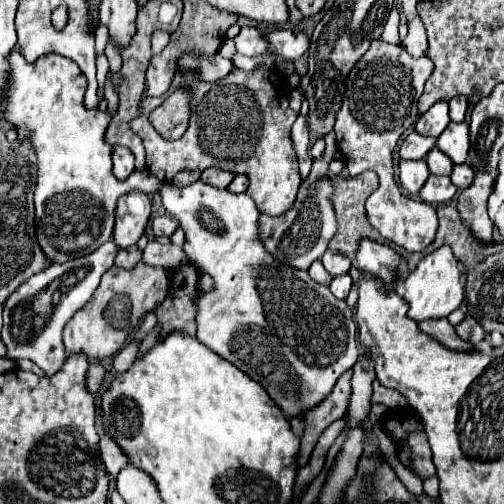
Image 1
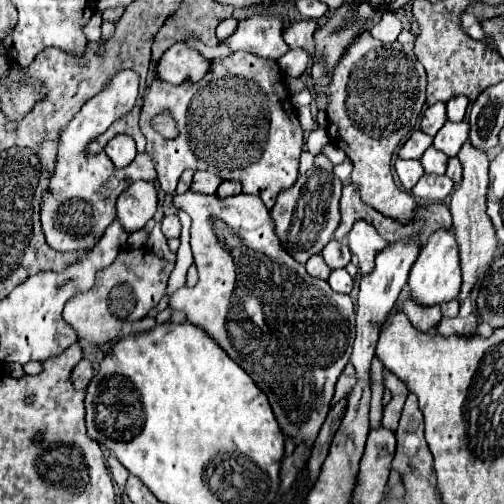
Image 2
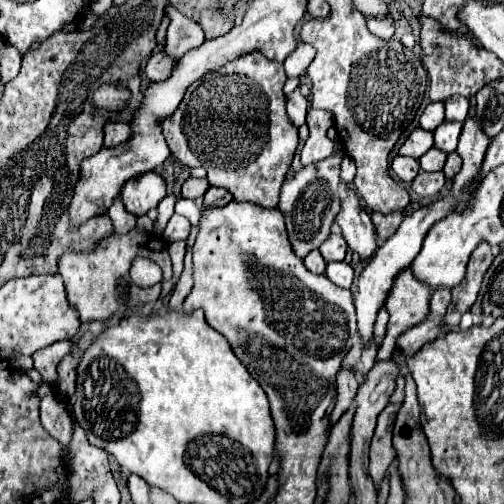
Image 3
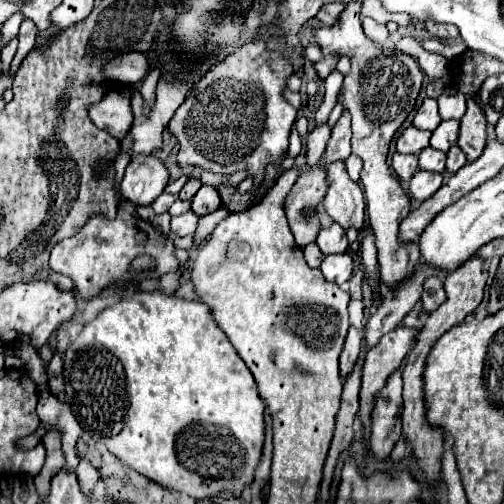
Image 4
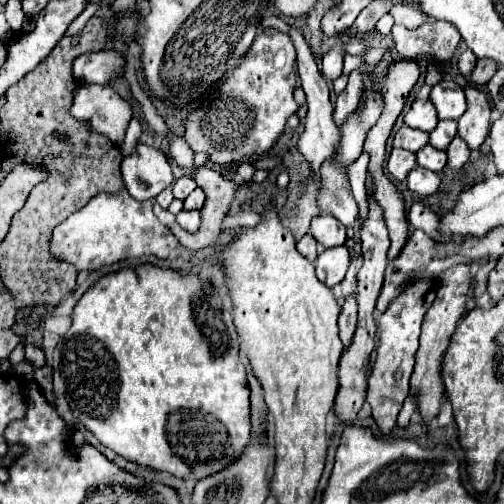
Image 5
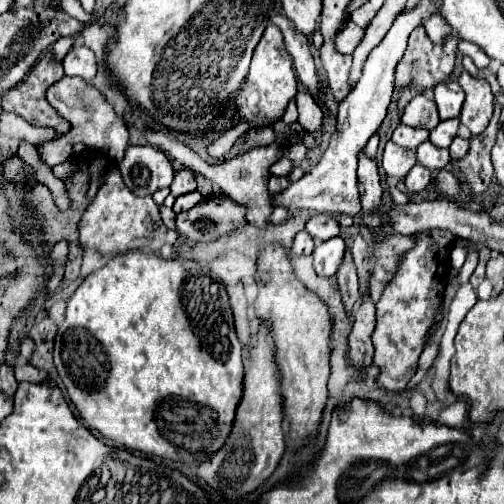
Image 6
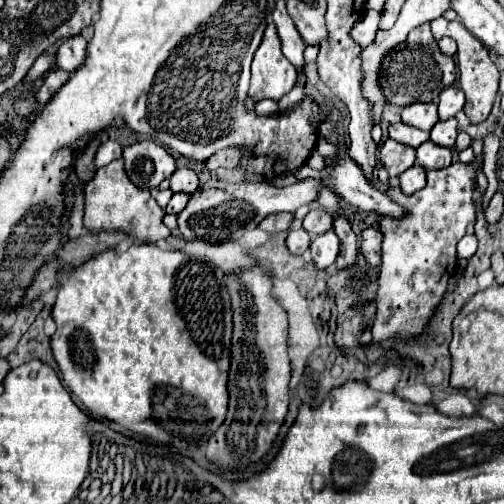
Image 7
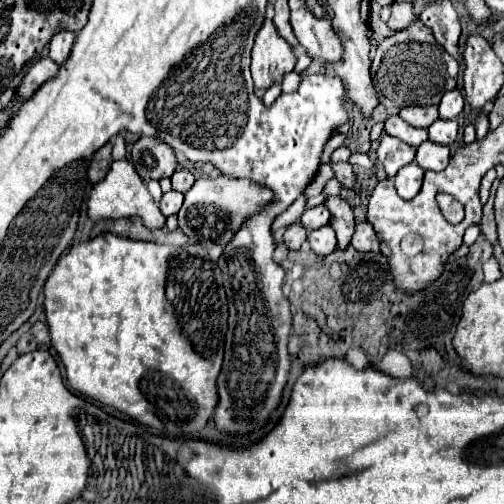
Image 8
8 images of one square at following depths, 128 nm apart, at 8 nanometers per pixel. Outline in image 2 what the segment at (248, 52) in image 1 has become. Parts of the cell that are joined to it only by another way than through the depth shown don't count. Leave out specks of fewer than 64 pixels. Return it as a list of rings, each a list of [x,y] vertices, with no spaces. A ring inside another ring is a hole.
[[[252,14],[238,24],[236,32],[226,40],[226,46],[234,52],[244,50],[254,56],[277,61],[290,50],[282,40],[282,28],[280,18],[276,16]]]

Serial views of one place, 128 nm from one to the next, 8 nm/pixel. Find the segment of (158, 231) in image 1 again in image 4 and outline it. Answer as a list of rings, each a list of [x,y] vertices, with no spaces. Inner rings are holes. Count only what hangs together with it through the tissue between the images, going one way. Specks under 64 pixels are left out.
[[[186,212],[186,214],[174,216],[174,218],[172,218],[172,234],[174,234],[174,236],[194,234],[196,222],[198,222],[198,216],[196,216],[194,212]]]

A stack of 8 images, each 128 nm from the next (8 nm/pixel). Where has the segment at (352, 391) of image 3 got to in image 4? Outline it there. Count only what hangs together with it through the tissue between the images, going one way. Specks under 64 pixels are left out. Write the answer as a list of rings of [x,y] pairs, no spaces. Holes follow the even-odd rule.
[[[350,328],[348,336],[346,336],[344,350],[340,354],[340,374],[342,374],[342,378],[346,378],[352,372],[354,364],[358,362],[358,358],[360,358],[360,342],[362,342],[360,330]]]

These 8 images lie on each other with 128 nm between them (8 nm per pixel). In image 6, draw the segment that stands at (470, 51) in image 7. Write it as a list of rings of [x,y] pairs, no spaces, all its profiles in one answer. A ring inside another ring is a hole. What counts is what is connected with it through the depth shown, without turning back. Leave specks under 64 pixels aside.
[[[432,14],[432,16],[428,16],[424,22],[424,28],[426,28],[426,34],[430,36],[430,40],[432,42],[442,42],[442,38],[448,34],[448,32],[452,32],[452,28],[448,28],[448,24],[444,24],[444,18],[440,16],[440,14]],[[462,72],[460,86],[466,94],[460,122],[468,126],[472,136],[478,136],[486,130],[490,118],[492,118],[492,104],[494,96],[490,90],[490,84],[486,80],[472,78],[468,72]]]

